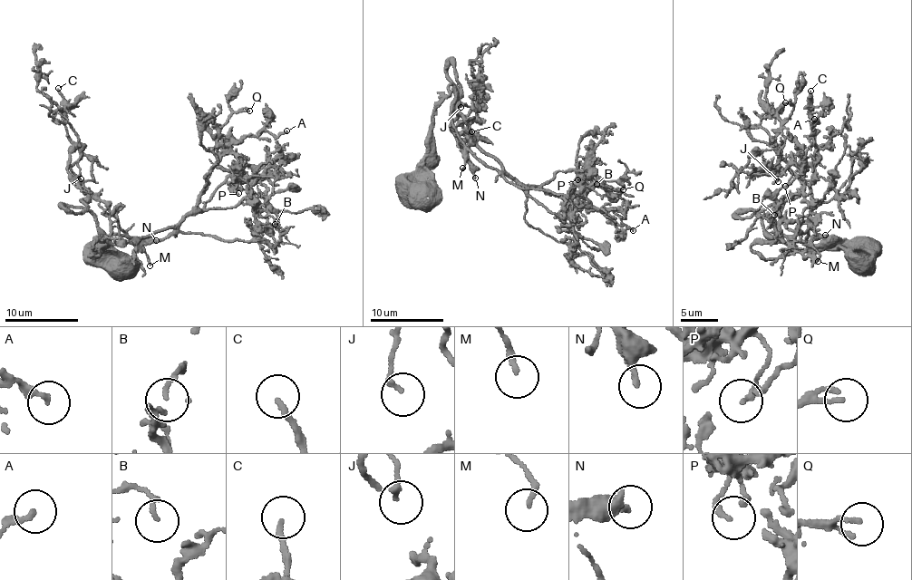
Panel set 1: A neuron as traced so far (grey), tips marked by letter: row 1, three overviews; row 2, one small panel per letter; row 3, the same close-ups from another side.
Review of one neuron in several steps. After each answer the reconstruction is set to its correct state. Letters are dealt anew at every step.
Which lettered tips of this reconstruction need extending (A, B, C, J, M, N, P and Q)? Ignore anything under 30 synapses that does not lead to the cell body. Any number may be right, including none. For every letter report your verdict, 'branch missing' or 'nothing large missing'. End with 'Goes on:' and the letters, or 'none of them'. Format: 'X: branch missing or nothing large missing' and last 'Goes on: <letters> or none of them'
A: nothing large missing
B: nothing large missing
C: nothing large missing
J: nothing large missing
M: nothing large missing
N: nothing large missing
P: nothing large missing
Q: nothing large missing
Goes on: none of them

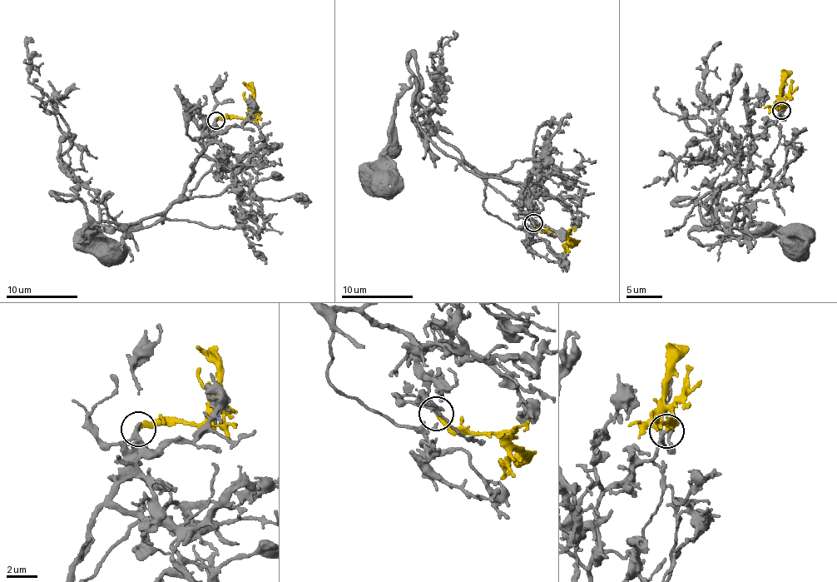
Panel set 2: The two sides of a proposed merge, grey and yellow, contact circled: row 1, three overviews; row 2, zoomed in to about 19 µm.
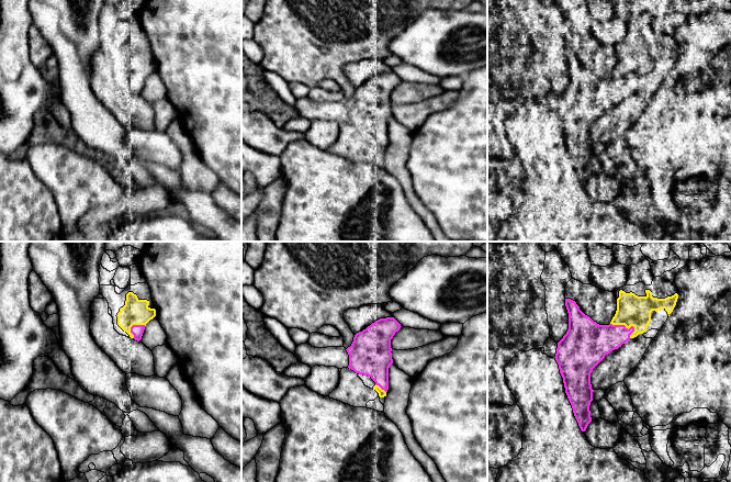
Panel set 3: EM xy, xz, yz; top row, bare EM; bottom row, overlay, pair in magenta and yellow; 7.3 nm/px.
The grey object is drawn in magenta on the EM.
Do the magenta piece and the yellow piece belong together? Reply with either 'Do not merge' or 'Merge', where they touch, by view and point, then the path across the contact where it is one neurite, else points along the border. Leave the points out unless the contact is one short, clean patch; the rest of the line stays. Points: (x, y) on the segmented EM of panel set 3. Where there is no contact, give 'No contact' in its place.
Merge. Touches magenta at yz (623, 325)

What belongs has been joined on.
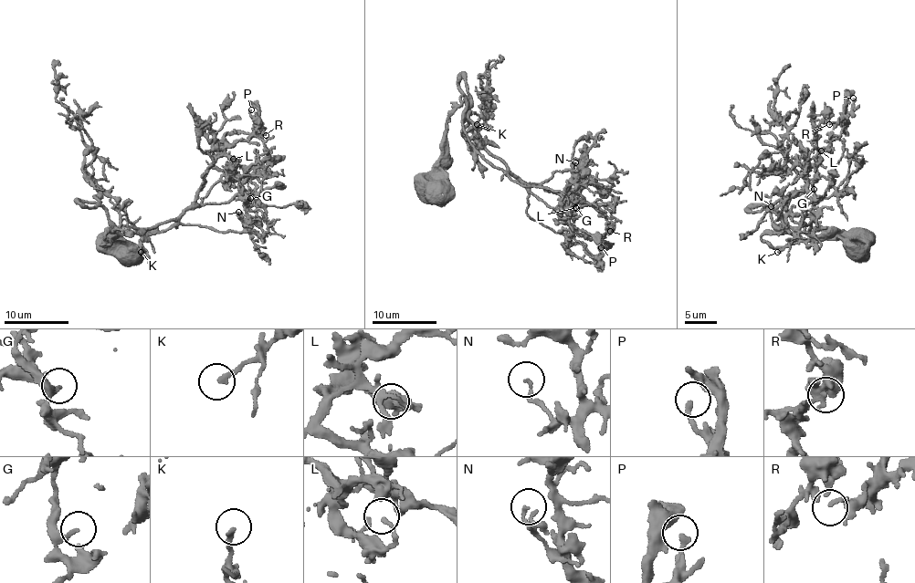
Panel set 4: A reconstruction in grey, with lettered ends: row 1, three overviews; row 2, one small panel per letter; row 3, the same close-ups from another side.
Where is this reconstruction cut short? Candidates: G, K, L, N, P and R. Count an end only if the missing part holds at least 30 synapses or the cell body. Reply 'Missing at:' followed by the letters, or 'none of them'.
Missing at: G

